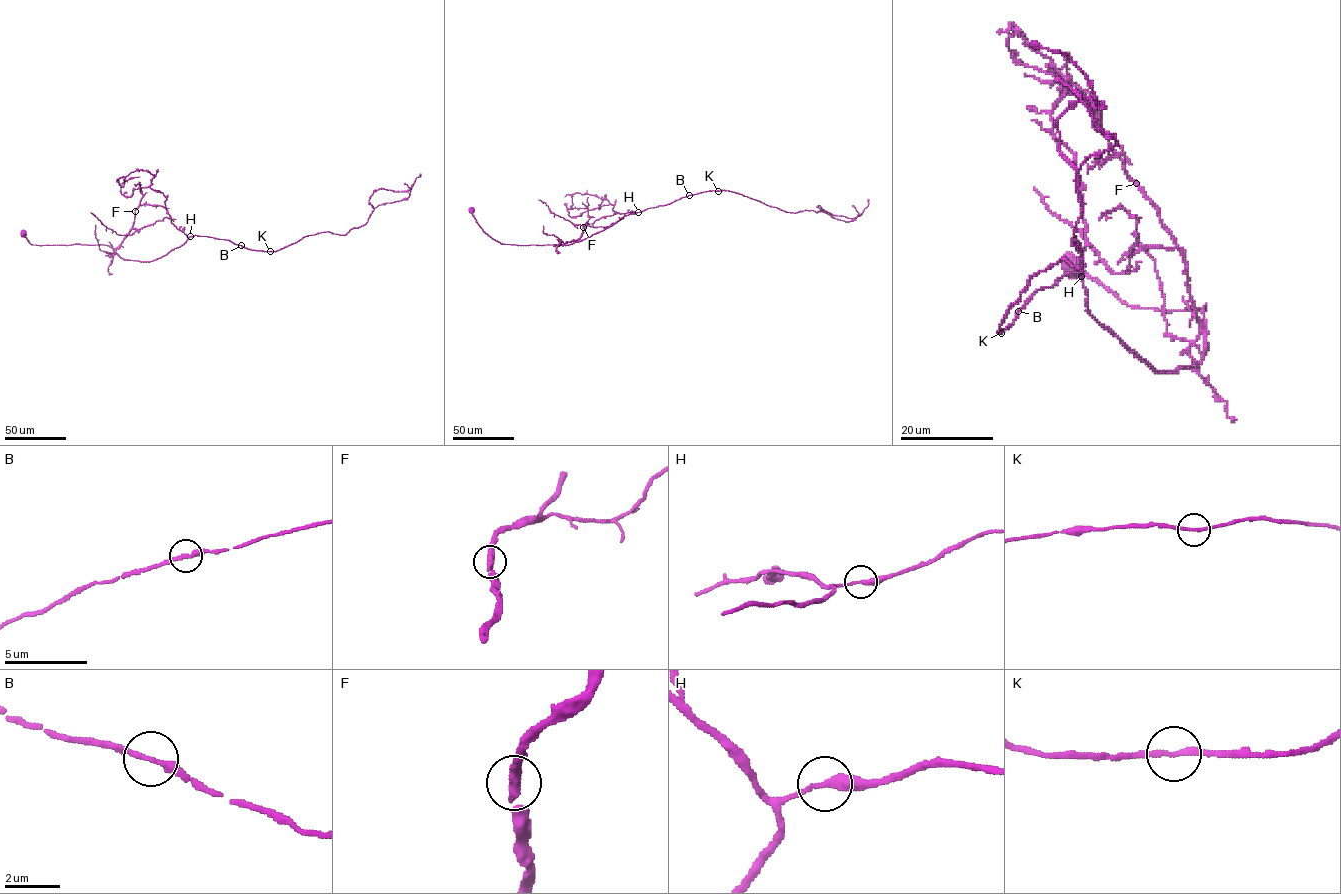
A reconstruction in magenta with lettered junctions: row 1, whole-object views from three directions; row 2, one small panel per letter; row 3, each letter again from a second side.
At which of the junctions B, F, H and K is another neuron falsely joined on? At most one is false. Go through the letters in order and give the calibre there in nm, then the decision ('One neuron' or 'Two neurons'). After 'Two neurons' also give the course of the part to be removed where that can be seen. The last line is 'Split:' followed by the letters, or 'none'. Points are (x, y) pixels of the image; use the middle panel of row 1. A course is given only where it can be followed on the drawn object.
B: Thickness 220 nm. One neuron
F: Thickness 360 nm. One neuron
H: Thickness 280 nm. One neuron
K: Thickness 180 nm. One neuron
Split: none

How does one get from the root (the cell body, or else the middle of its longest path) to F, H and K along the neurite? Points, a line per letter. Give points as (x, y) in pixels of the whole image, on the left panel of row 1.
F: (23, 233), (33, 244), (105, 244), (114, 249), (132, 227), (135, 211)
H: (23, 233), (31, 244), (105, 244), (125, 259), (143, 262), (164, 256), (190, 236)
K: (23, 233), (31, 244), (105, 244), (125, 259), (143, 262), (164, 256), (194, 235), (270, 251)

